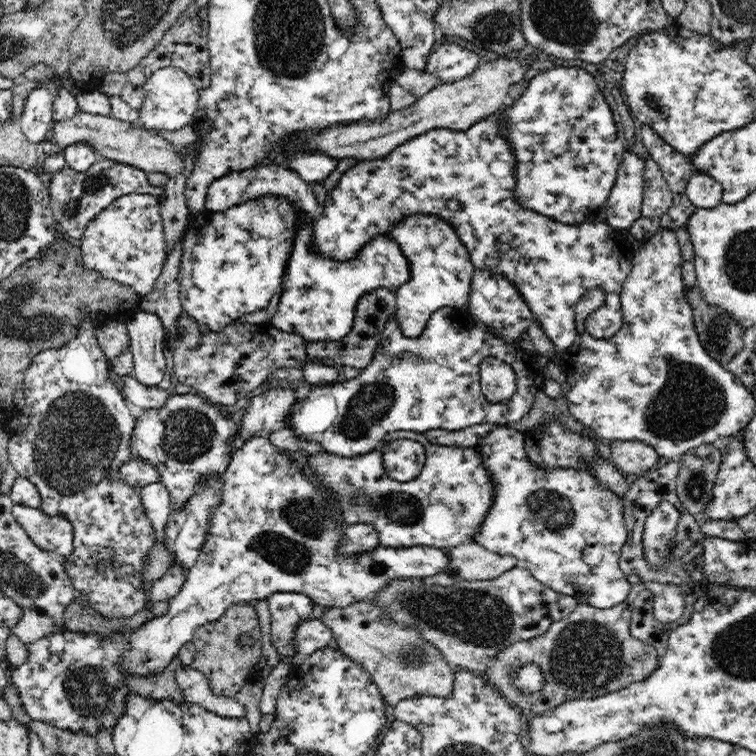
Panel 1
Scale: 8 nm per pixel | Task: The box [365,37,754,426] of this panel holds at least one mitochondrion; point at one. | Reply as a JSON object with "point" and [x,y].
{"point":[652,103]}

